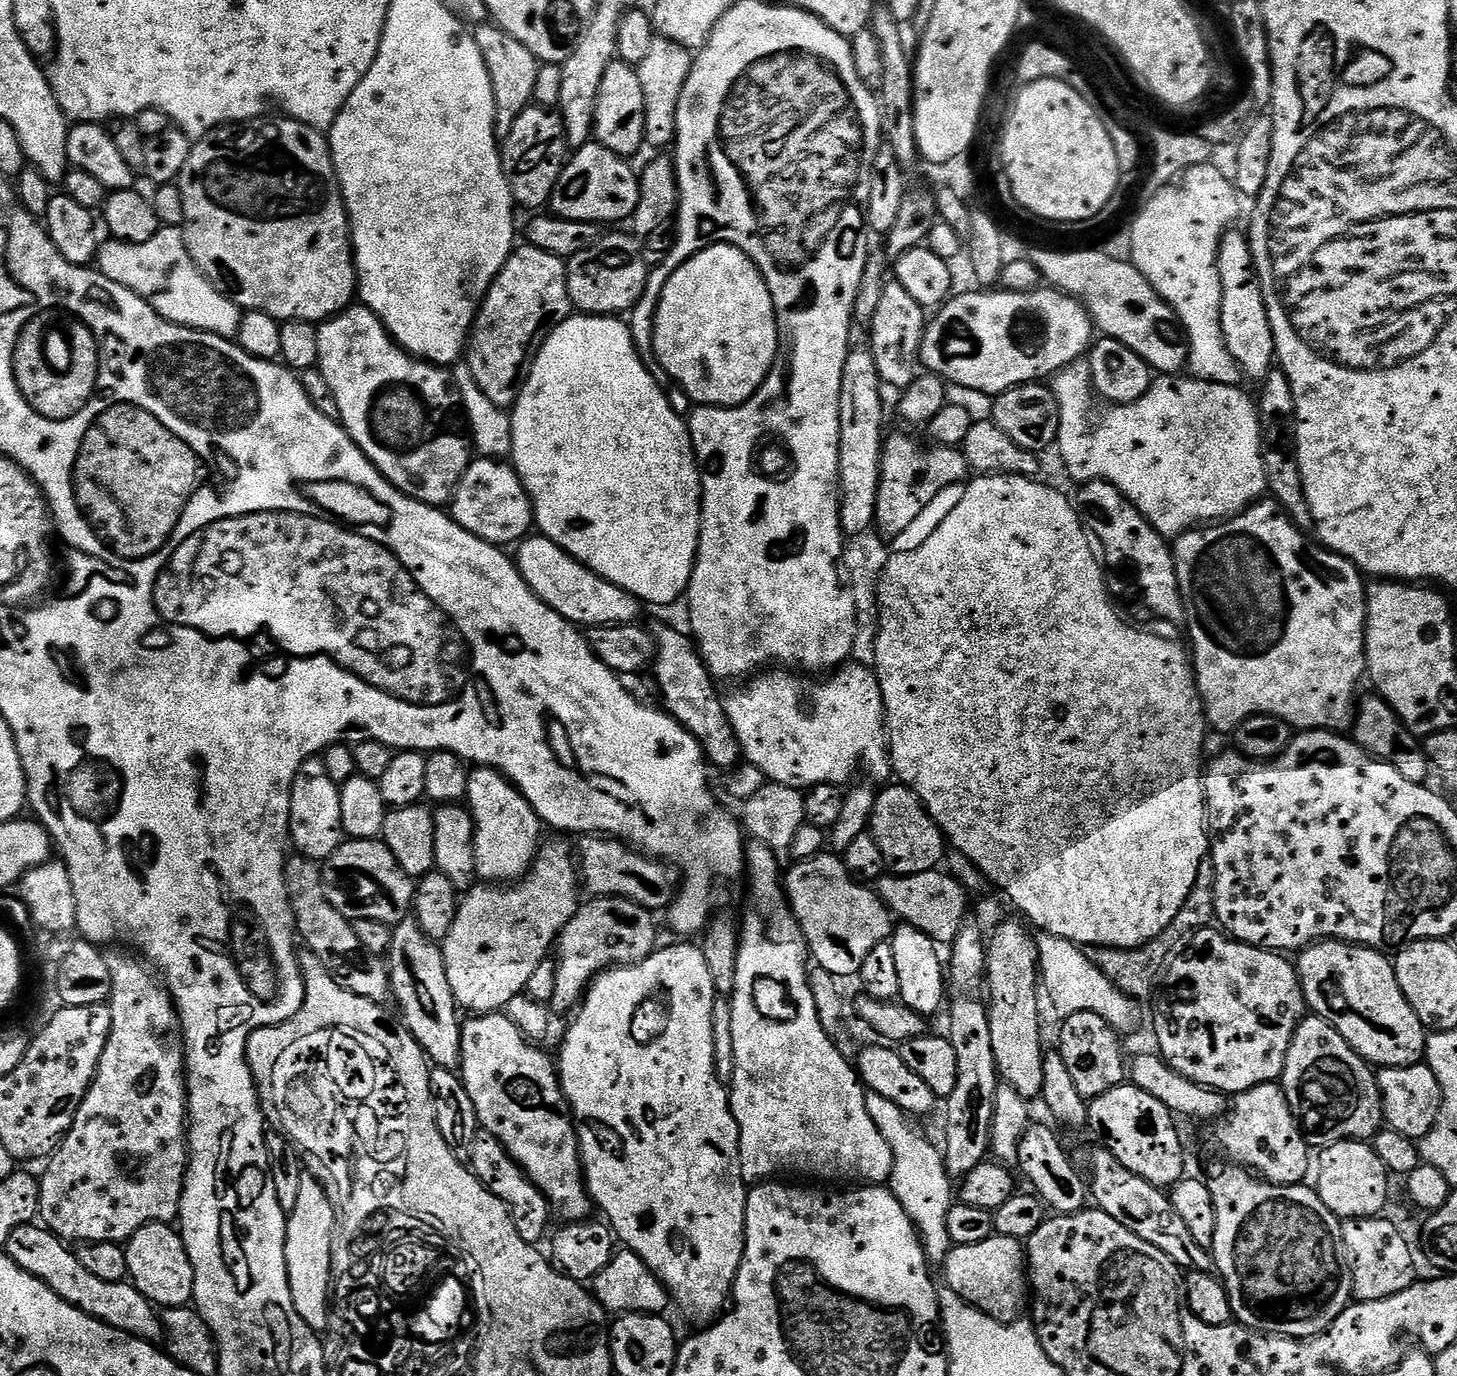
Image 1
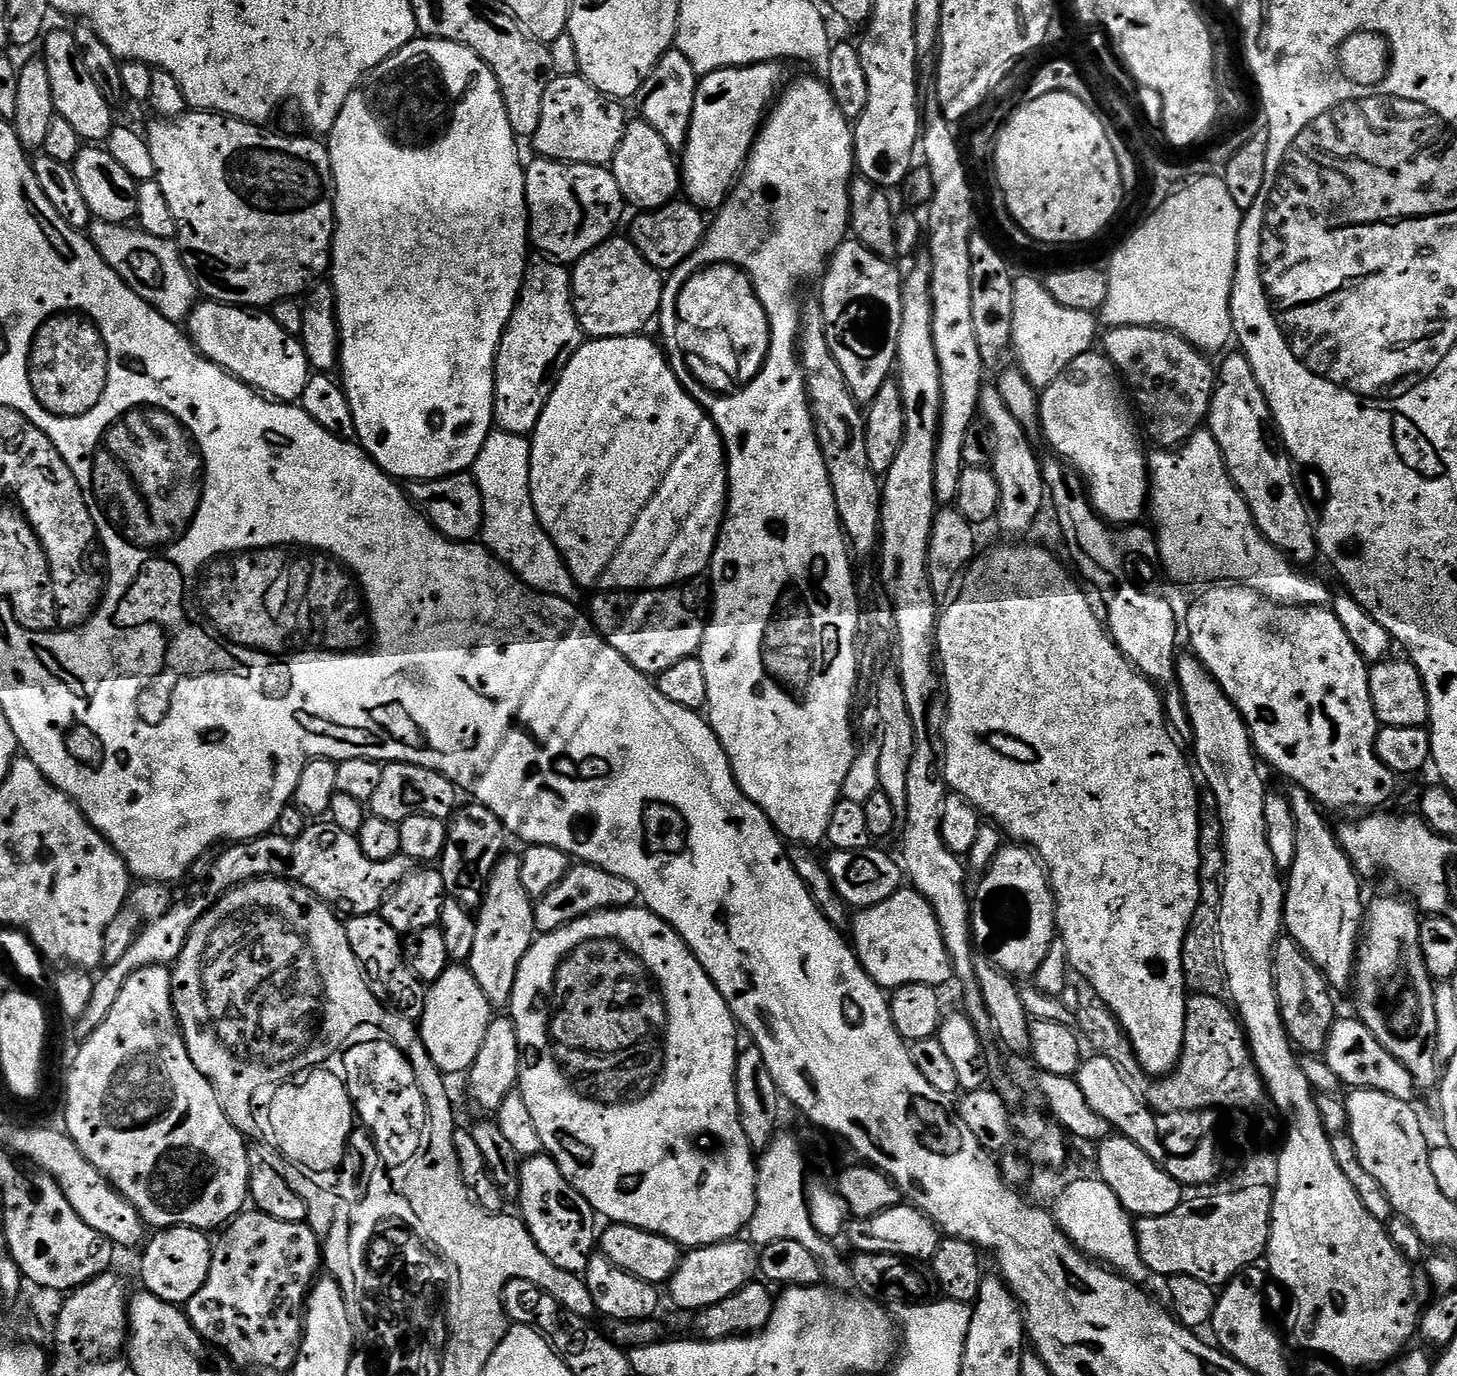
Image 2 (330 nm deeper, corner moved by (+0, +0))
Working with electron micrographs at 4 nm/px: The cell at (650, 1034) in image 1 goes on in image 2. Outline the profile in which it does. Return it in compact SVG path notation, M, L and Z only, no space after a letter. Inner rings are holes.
M643 906L609 908L602 912L591 912L589 916L578 918L553 932L537 935L533 939L530 950L526 950L526 954L518 966L518 974L514 978L510 1015L512 1021L516 1023L518 1046L520 1047L518 1091L520 1097L526 1102L526 1107L529 1108L530 1114L534 1117L534 1126L538 1129L538 1138L542 1138L544 1152L551 1156L558 1166L558 1170L562 1170L566 1182L570 1182L574 1186L574 1190L578 1190L578 1194L582 1194L586 1198L586 1202L590 1202L590 1206L597 1214L603 1219L605 1216L605 1221L614 1224L629 1224L635 1228L641 1228L647 1232L664 1236L667 1240L672 1240L679 1244L681 1249L684 1250L705 1248L707 1244L722 1244L726 1240L739 1237L747 1229L748 1223L754 1218L754 1210L756 1209L756 1165L758 1160L754 1155L752 1143L746 1138L746 1130L742 1130L742 1122L738 1114L738 1098L736 1097L736 1057L738 1055L736 1031L738 1032L738 1025L736 1019L732 1016L732 1011L728 1009L728 1003L724 1001L722 994L717 990L716 984L708 977L706 970L698 962L696 955L688 949L688 943L666 921L658 918ZM644 980L653 980L656 983L657 990L660 991L660 996L648 996L644 1000Z

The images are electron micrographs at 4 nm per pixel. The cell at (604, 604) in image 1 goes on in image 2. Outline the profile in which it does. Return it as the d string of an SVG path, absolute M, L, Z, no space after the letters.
M685 582L671 588L596 592L590 619L606 643L614 646L626 662L655 678L662 670L670 670L670 666L700 651L706 616L700 613L700 592L696 586Z

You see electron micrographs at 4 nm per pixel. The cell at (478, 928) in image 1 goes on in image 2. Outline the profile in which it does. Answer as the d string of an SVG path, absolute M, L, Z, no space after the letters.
M449 966L437 980L431 981L426 1006L418 1021L420 1037L430 1058L434 1058L434 1066L445 1074L467 1073L474 1058L478 1058L478 1050L482 1050L482 1038L486 1038L492 1019L492 1003L482 994L482 986L478 986L471 968Z

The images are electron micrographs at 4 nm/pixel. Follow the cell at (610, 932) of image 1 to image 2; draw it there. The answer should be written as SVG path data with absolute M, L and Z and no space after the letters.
M577 863L554 890L539 897L534 904L534 922L537 933L553 932L570 922L591 912L602 912L609 908L631 908L638 897L634 882L626 882L626 878L618 878L618 874L610 874L593 864Z

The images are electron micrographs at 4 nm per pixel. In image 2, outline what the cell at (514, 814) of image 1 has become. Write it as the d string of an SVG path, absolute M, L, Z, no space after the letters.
M505 854L500 857L488 879L488 889L478 909L474 950L466 962L493 1009L504 1010L511 1005L518 966L536 935L534 900L526 886L522 886L520 856Z

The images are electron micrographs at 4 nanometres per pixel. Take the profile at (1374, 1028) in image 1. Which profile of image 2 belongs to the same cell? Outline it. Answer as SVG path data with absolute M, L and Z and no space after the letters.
M1293 787L1291 791L1292 813L1296 819L1296 853L1291 868L1286 872L1282 928L1287 939L1296 940L1298 946L1310 958L1310 962L1314 962L1314 966L1318 966L1323 976L1328 977L1329 985L1339 990L1353 983L1356 971L1356 949L1366 919L1366 900L1360 897L1362 877L1352 865L1352 859L1348 857L1346 850L1340 845L1339 835L1328 825L1321 805L1317 804L1304 788Z

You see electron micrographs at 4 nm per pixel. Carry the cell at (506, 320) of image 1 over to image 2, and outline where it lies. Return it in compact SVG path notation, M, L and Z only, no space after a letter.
M533 255L524 269L520 297L496 351L492 419L499 431L531 437L562 370L585 340L572 305L571 271L555 260Z

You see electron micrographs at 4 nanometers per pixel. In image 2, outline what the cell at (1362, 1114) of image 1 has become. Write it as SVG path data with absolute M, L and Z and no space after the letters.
M1281 938L1276 942L1274 953L1276 969L1276 993L1280 1003L1282 1022L1293 1045L1304 1054L1320 1054L1328 1045L1328 1035L1338 1019L1336 1004L1332 1001L1333 989L1328 977L1310 962L1310 958L1298 946L1296 940Z

